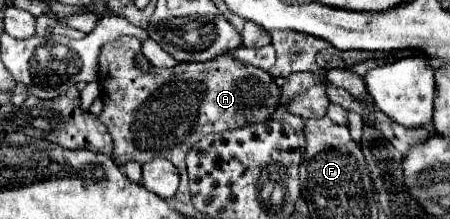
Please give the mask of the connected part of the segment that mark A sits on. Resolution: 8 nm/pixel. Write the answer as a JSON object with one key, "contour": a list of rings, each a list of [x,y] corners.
{"contour":[[[119,37],[103,45],[99,57],[99,85],[103,89],[101,99],[105,107],[99,119],[111,131],[115,141],[113,153],[119,167],[127,161],[143,165],[157,157],[169,159],[181,177],[175,197],[189,203],[191,195],[185,171],[187,151],[209,133],[269,121],[285,97],[267,71],[227,55],[205,63],[177,63],[169,69],[151,67],[143,71],[137,65],[141,45],[137,37]]]}

